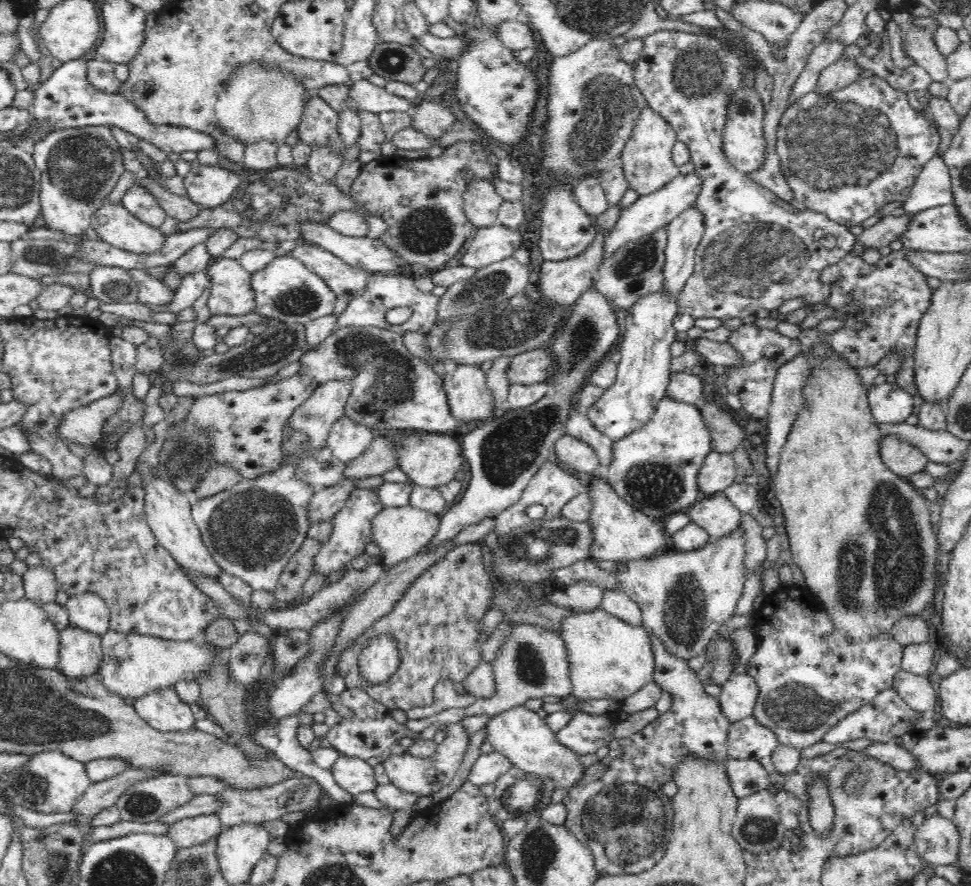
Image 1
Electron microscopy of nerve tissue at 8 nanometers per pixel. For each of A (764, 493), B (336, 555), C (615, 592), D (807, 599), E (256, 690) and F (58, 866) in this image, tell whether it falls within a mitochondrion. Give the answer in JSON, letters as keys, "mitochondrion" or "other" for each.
{"A":"other","B":"other","C":"other","D":"other","E":"other","F":"mitochondrion"}

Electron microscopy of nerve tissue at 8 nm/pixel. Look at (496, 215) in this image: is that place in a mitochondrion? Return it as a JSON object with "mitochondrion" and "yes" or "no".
{"mitochondrion":"no"}

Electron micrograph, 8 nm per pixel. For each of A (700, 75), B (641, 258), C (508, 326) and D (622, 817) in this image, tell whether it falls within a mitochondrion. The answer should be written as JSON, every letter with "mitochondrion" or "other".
{"A":"mitochondrion","B":"mitochondrion","C":"mitochondrion","D":"mitochondrion"}

